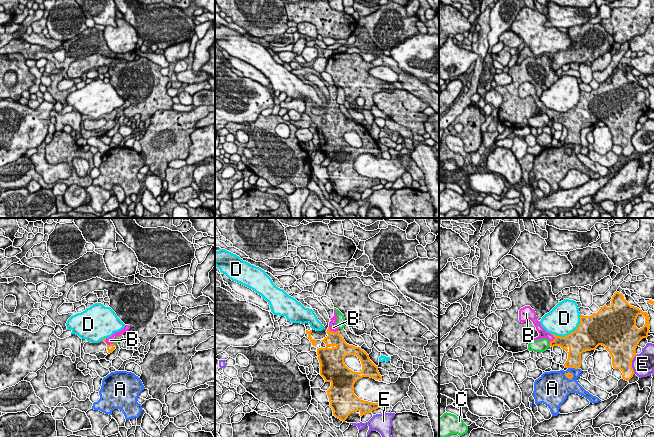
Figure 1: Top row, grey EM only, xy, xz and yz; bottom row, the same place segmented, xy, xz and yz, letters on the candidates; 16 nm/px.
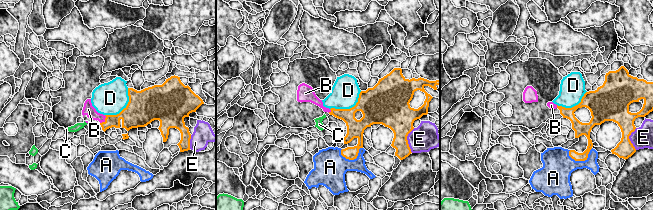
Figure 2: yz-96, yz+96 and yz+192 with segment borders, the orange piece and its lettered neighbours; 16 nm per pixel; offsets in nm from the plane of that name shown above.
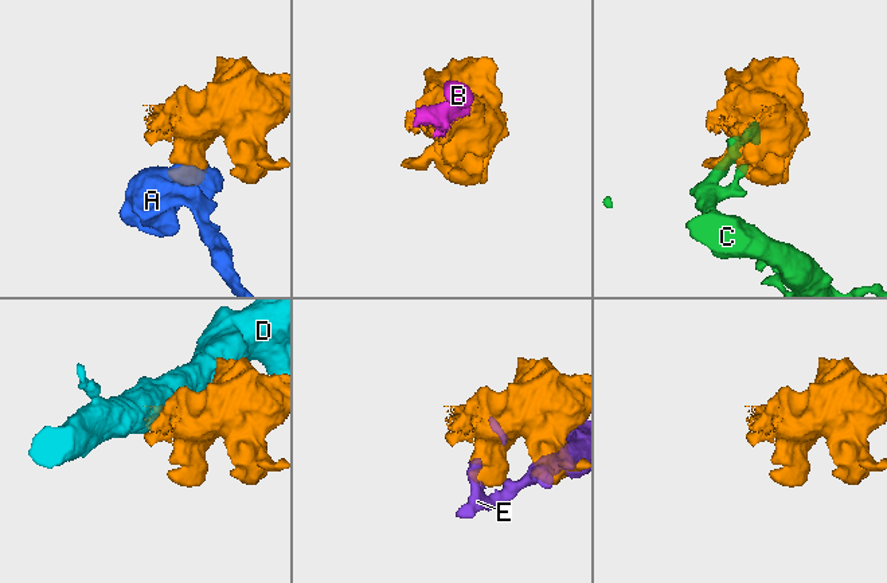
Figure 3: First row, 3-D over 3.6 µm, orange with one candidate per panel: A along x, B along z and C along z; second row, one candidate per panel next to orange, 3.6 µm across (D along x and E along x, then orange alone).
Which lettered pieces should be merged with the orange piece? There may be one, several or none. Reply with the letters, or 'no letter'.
B

